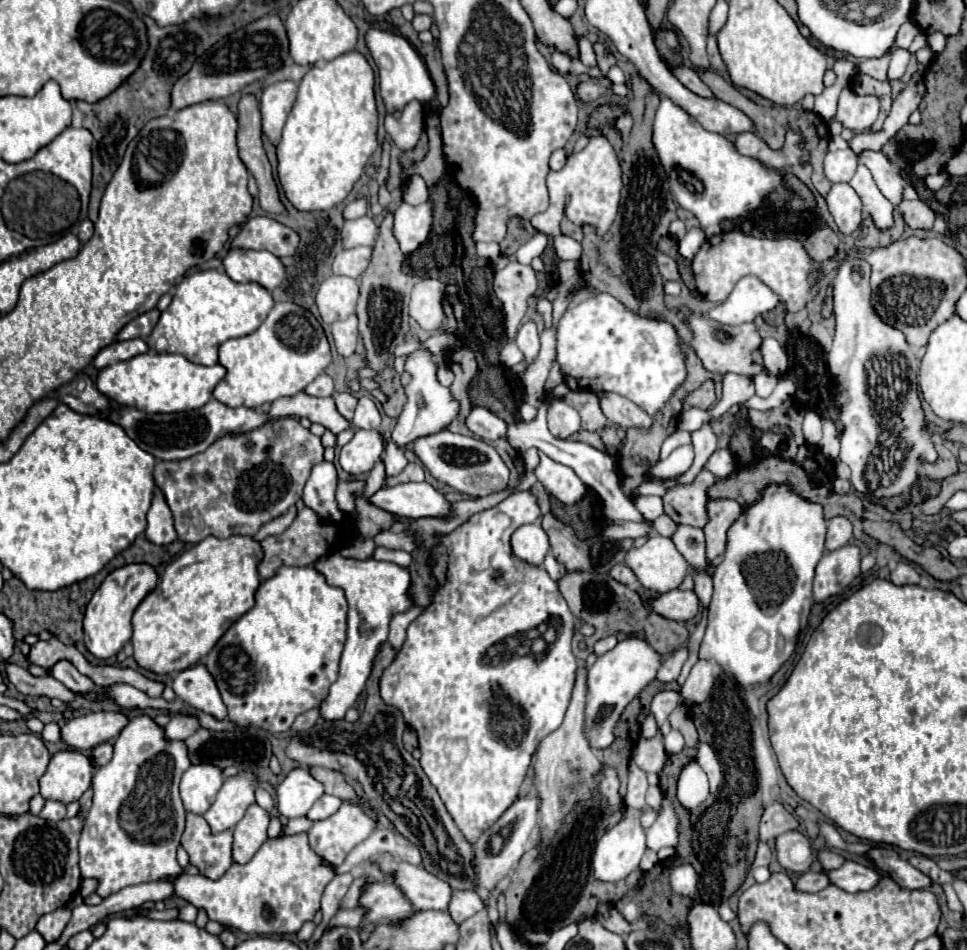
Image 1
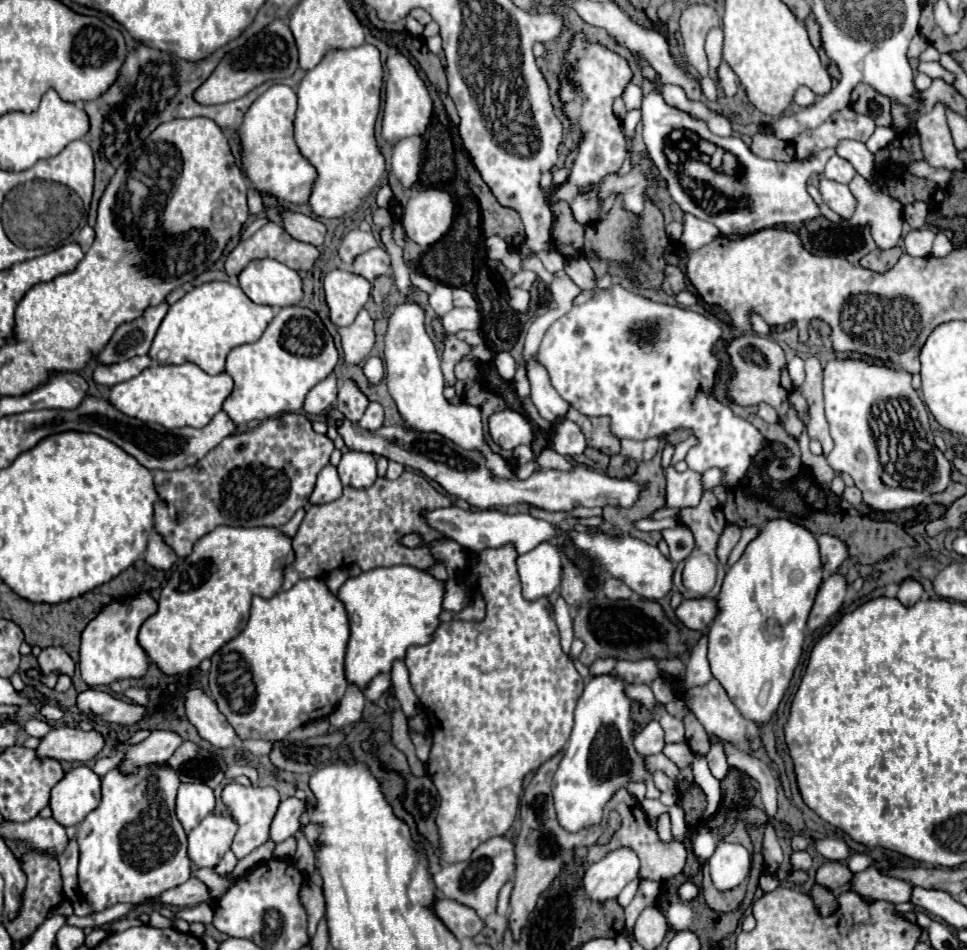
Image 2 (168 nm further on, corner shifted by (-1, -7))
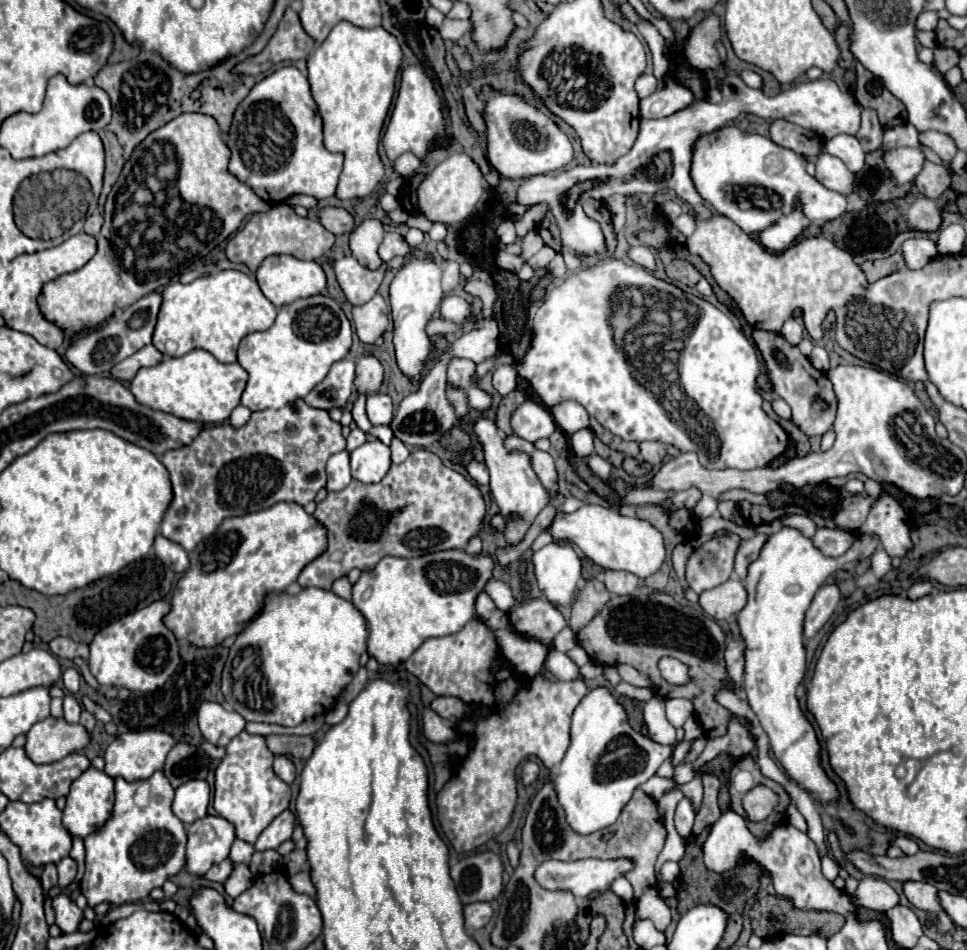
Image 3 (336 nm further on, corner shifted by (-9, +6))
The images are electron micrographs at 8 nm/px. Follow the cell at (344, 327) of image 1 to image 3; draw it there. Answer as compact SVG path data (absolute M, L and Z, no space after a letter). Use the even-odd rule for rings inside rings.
M378 293L368 303L354 307L352 315L356 323L356 333L362 343L374 343L384 333L388 325L388 313L390 307Z

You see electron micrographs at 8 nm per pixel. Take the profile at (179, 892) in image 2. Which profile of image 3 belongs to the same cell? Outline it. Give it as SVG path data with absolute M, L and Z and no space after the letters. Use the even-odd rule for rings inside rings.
M224 859L220 865L216 865L216 867L212 867L212 869L208 871L206 879L212 881L212 883L224 883L224 881L230 877L232 867L234 867L234 863L232 863L230 859Z

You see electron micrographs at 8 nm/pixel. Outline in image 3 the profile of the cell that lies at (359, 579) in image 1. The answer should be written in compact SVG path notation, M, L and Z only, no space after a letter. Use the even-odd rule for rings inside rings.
M448 549L438 553L428 553L416 559L396 559L384 557L380 563L364 571L358 583L352 587L352 603L354 607L368 619L370 637L368 637L368 653L376 657L378 663L400 663L406 661L426 639L430 637L446 637L458 633L468 621L476 619L476 599L486 589L486 583L494 577L496 561L492 553L470 555L464 549Z

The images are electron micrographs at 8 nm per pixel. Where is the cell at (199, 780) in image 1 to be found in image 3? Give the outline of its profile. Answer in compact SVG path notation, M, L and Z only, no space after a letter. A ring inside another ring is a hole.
M192 779L184 785L180 785L180 789L176 789L176 795L172 801L172 811L184 825L190 825L196 819L202 819L206 815L208 805L210 805L208 783L200 781L200 779Z

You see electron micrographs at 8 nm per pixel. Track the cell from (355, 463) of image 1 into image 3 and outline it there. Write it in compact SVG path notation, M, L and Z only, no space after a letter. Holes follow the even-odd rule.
M370 439L350 453L352 477L360 483L380 483L390 469L390 449L380 439Z

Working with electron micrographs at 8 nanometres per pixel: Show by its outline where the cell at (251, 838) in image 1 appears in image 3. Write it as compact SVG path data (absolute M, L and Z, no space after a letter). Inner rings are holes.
M242 731L226 745L226 753L214 771L212 807L216 815L234 825L236 837L248 843L256 843L258 835L290 805L290 787L272 771L272 759L264 737Z

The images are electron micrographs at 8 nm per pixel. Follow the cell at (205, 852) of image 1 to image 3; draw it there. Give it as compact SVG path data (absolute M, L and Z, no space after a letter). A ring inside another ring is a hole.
M236 839L236 841L232 843L230 859L232 859L234 863L244 863L244 865L248 865L250 859L252 859L252 855L254 855L254 845L250 845L248 841Z

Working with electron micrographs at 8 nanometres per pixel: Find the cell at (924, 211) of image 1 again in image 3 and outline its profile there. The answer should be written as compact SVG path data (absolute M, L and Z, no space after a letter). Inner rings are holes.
M924 161L922 171L914 179L916 189L928 199L938 199L950 187L950 173L942 165L934 165L932 161Z

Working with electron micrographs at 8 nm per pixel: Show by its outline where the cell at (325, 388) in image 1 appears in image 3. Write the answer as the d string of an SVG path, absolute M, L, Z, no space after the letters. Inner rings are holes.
M342 359L336 361L322 383L318 383L304 401L314 409L330 411L334 407L346 407L350 395L354 391L354 361Z

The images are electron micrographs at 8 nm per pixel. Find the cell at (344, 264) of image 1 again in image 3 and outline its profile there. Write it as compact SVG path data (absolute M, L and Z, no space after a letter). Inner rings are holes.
M388 231L388 233L384 235L382 245L380 245L380 257L382 257L384 263L388 263L388 261L390 261L392 257L396 257L396 255L400 255L400 257L410 255L410 245L406 243L406 239L404 239L400 233Z

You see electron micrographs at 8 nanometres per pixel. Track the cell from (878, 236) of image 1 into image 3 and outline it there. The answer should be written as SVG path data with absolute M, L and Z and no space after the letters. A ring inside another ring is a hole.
M896 253L888 259L880 259L880 261L874 261L874 263L870 263L870 261L864 263L862 271L864 271L868 283L874 283L874 281L878 281L878 279L882 279L882 277L886 277L886 275L890 275L890 273L902 269L902 267L904 267L904 259L902 259L900 253Z

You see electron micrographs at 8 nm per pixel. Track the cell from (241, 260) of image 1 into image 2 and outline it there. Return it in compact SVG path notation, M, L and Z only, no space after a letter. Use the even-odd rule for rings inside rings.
M270 258L252 260L238 274L238 284L252 302L272 308L292 306L302 298L302 280L296 270Z

